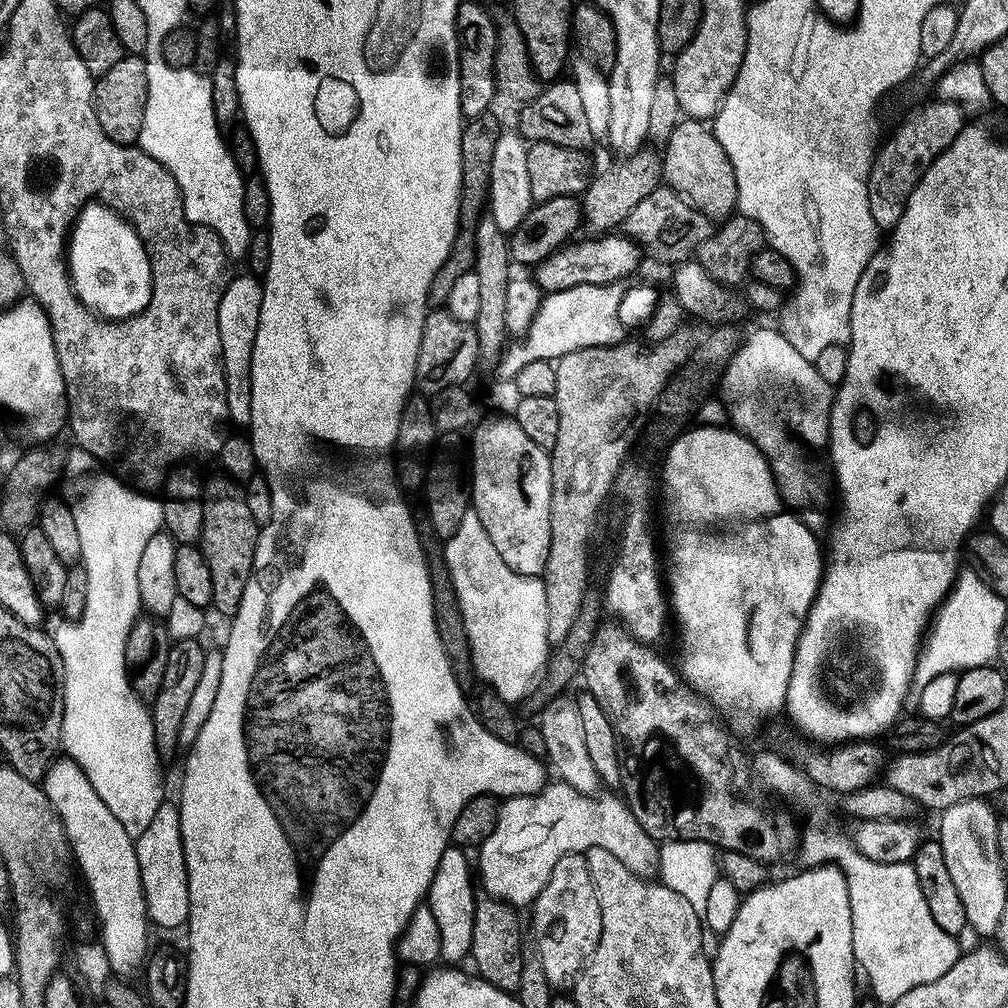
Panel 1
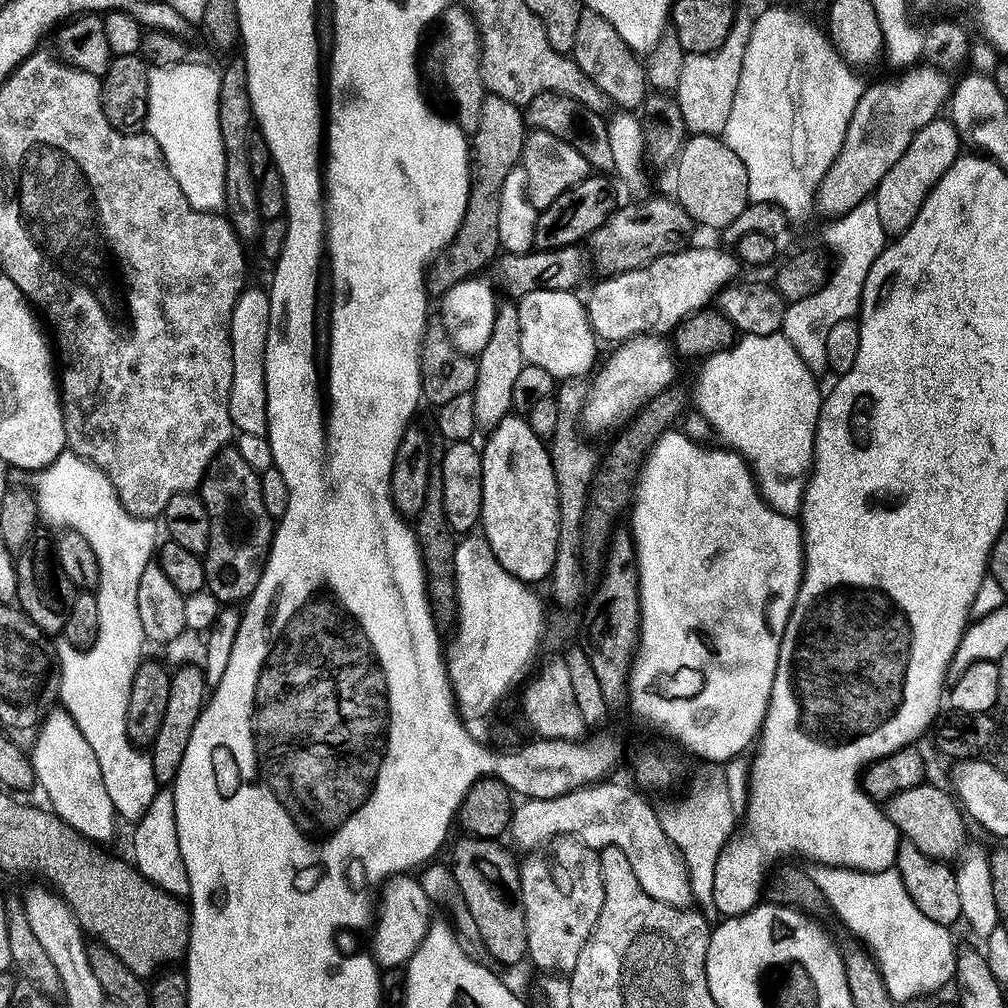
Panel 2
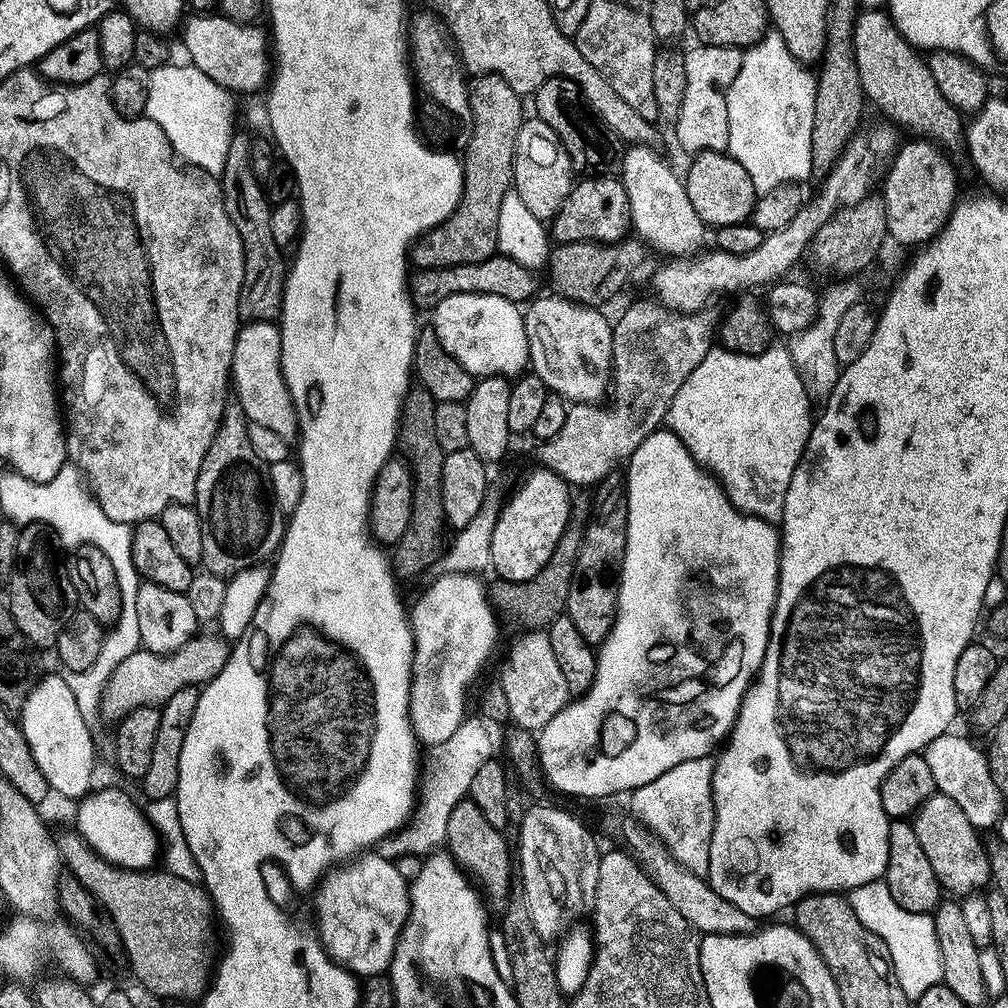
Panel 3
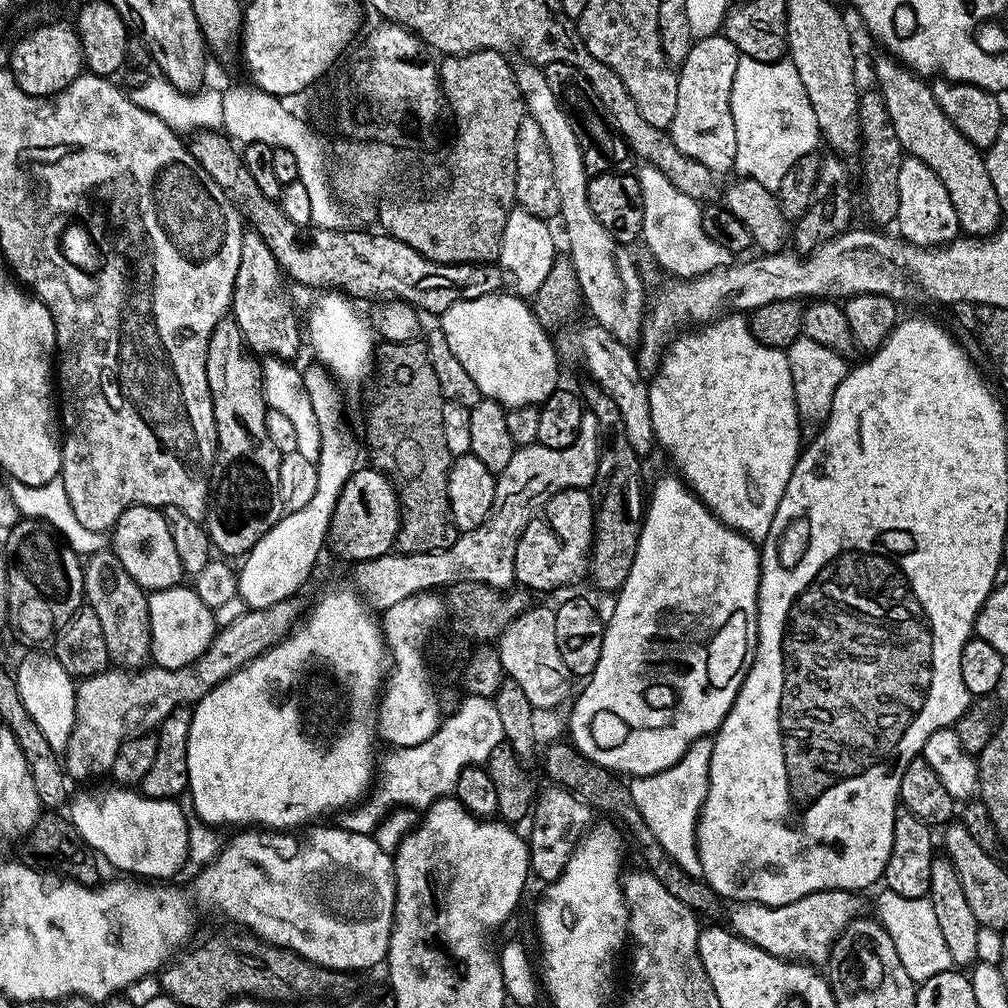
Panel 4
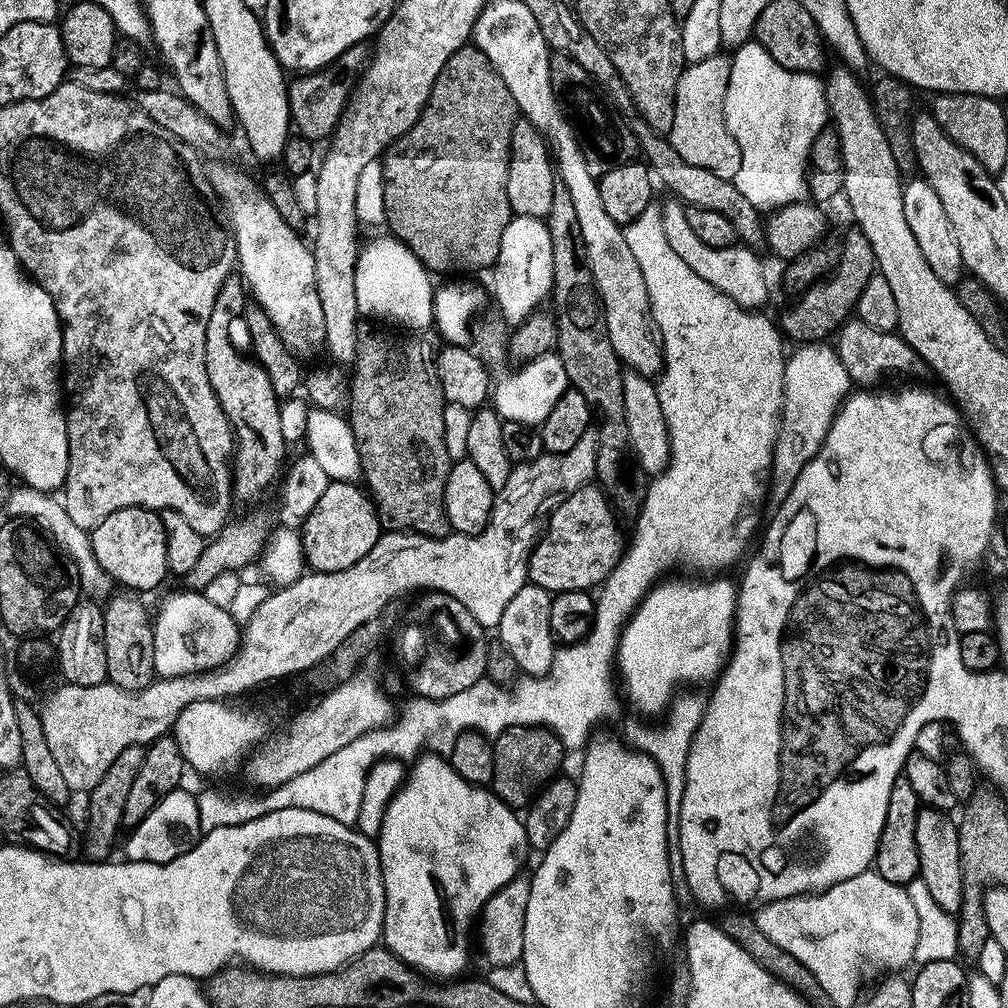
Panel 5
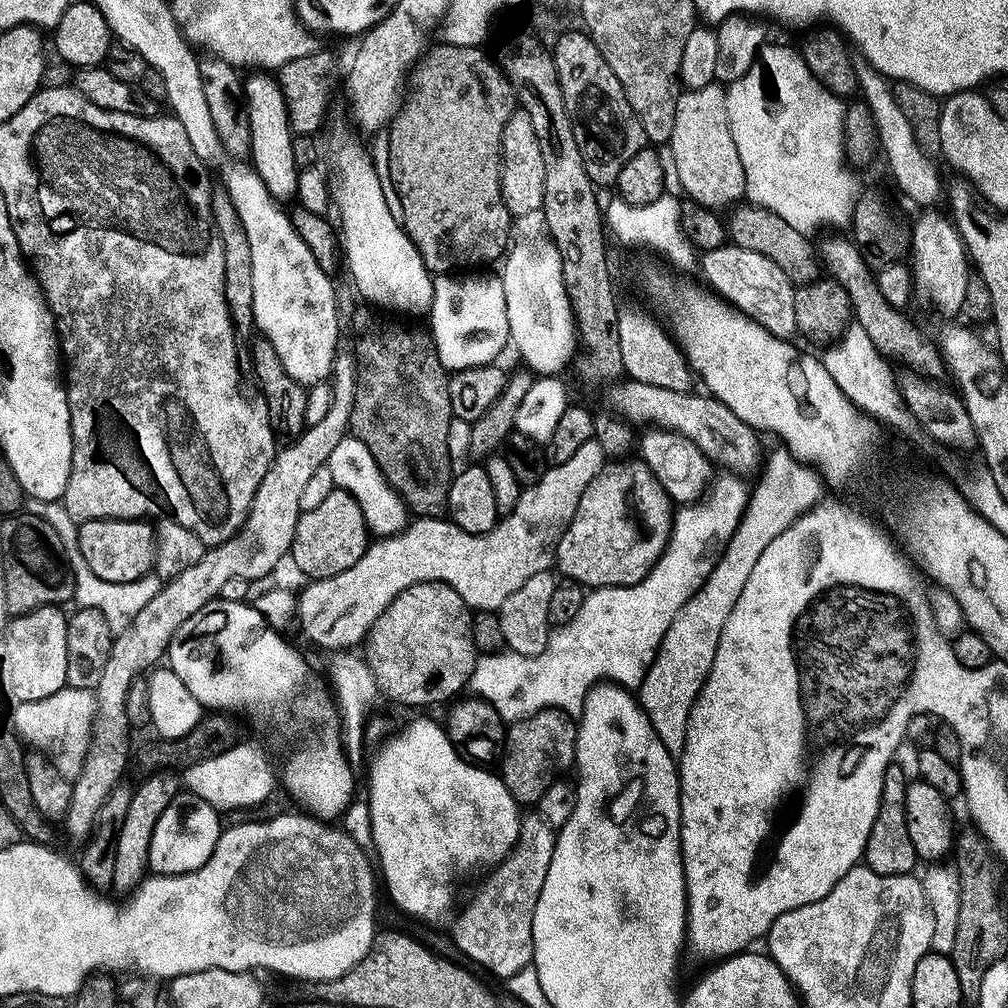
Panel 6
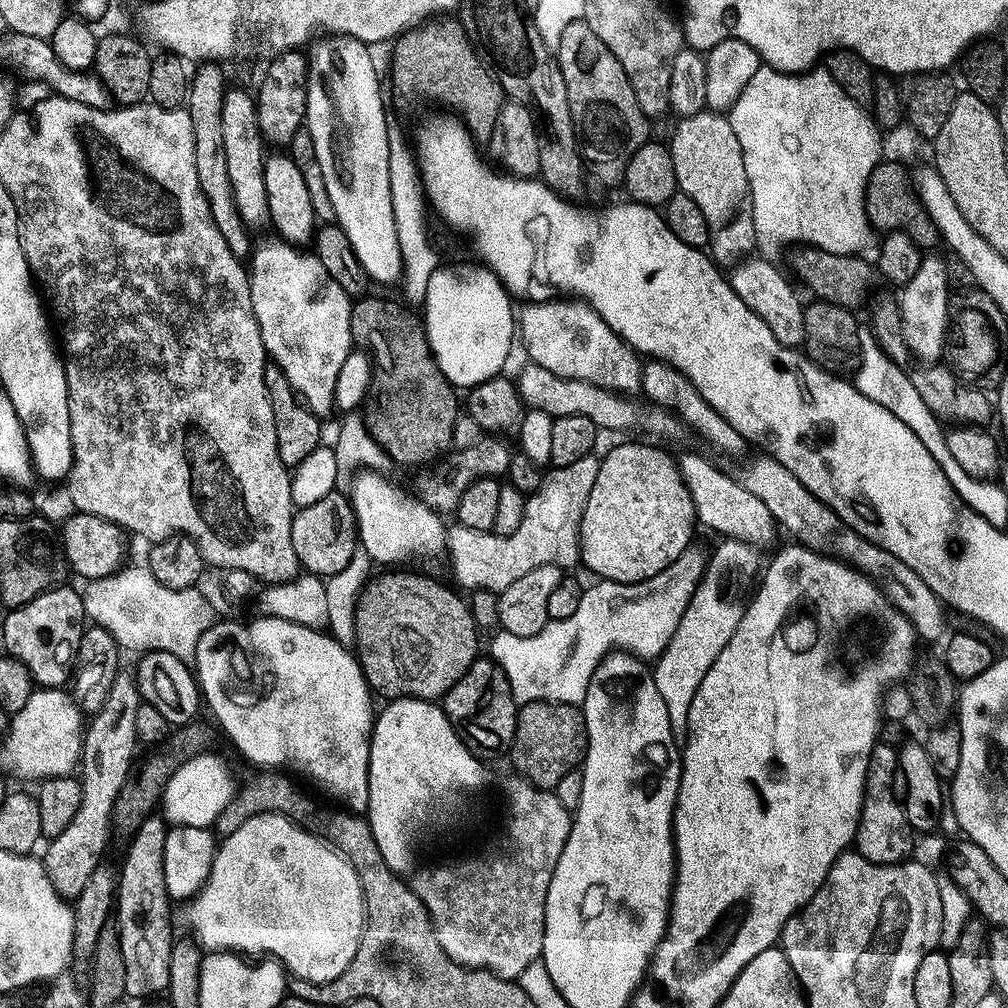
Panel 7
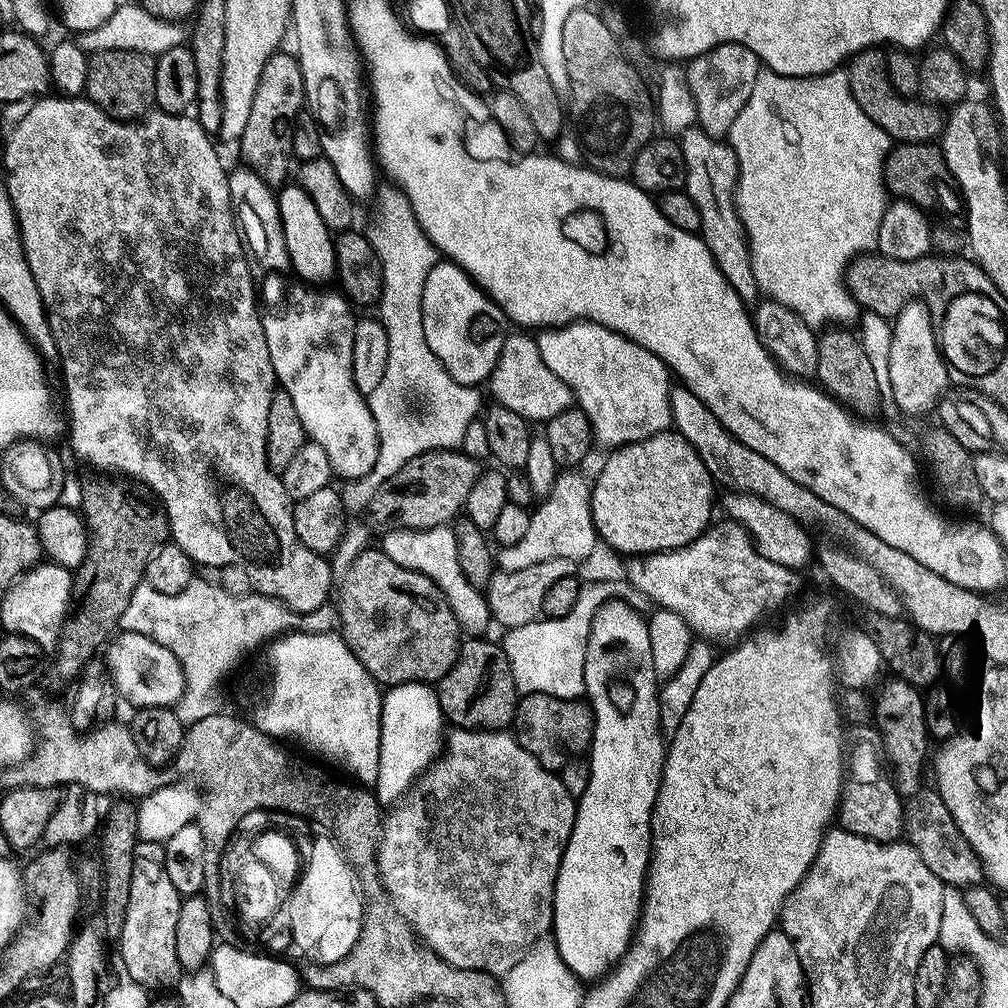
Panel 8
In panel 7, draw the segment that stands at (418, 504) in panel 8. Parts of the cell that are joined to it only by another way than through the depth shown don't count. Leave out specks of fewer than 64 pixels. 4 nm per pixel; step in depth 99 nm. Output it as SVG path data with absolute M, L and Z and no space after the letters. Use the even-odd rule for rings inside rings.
M484 434L474 446L449 451L440 462L444 464L437 463L431 470L421 471L424 473L417 478L414 489L416 499L441 514L455 513L458 502L462 502L462 494L466 494L471 483L478 478L500 478L507 473L514 448L504 440L507 439L496 434Z

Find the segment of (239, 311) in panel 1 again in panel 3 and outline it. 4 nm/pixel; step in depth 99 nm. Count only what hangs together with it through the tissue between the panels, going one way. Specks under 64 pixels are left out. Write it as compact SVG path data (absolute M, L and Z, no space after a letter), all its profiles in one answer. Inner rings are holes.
M248 322L236 333L236 348L232 351L230 380L234 394L253 425L261 424L280 436L296 432L296 408L288 393L289 381L285 379L284 365L280 360L280 328L264 322Z

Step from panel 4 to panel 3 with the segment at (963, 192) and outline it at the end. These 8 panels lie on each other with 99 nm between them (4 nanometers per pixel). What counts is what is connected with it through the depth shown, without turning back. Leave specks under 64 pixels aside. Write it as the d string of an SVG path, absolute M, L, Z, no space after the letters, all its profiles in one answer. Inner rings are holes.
M887 11L864 12L856 17L854 30L855 61L858 64L859 78L865 97L884 114L891 123L897 127L908 130L913 137L927 139L940 145L951 157L961 154L965 149L966 124L963 115L956 107L943 97L938 90L938 84L928 69L927 59L915 49L911 43L901 34L893 23L892 17Z

